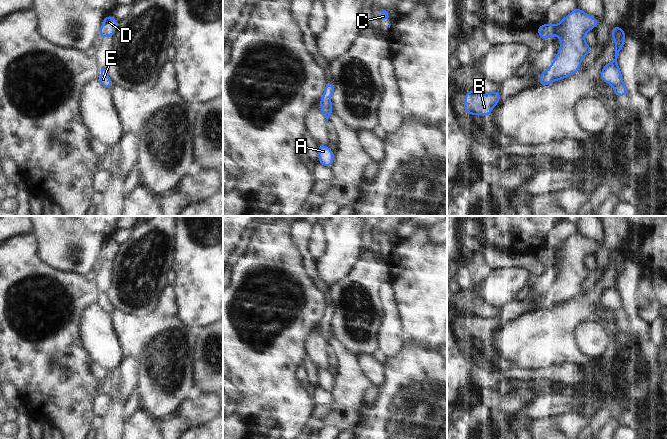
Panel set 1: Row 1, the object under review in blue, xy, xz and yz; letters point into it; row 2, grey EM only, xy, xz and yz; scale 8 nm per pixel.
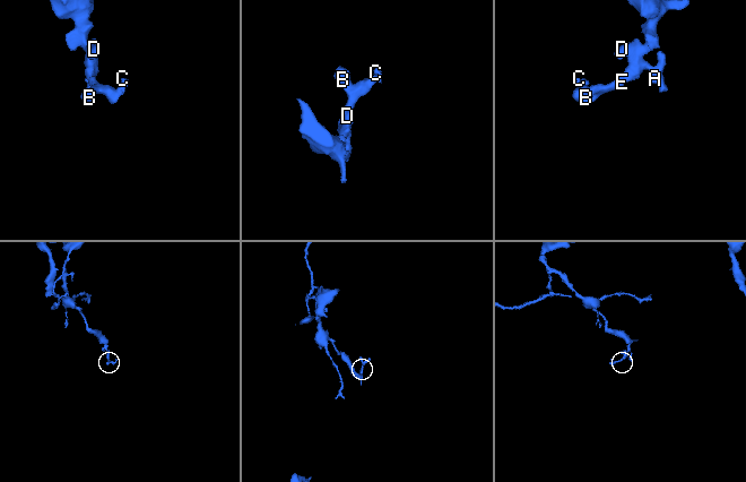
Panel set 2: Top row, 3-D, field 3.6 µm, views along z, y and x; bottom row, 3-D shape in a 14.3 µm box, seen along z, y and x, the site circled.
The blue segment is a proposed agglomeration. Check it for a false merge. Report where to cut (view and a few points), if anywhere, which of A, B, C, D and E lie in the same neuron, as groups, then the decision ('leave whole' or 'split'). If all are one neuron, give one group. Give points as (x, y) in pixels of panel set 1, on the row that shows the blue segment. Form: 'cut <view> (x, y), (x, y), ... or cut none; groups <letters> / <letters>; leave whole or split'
cut none; groups A B C D E; leave whole

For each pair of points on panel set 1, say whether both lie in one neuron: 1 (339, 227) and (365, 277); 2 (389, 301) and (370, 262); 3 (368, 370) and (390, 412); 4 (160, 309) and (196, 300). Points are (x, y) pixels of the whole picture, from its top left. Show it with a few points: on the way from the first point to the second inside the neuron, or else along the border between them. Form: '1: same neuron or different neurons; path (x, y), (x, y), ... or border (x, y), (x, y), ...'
1: different neurons; border (361, 254), (354, 265), (340, 278)
2: different neurons; border (387, 280), (380, 286), (379, 291), (382, 306)
3: different neurons; border (383, 365), (383, 382), (378, 387)
4: different neurons; border (171, 286), (177, 316)

